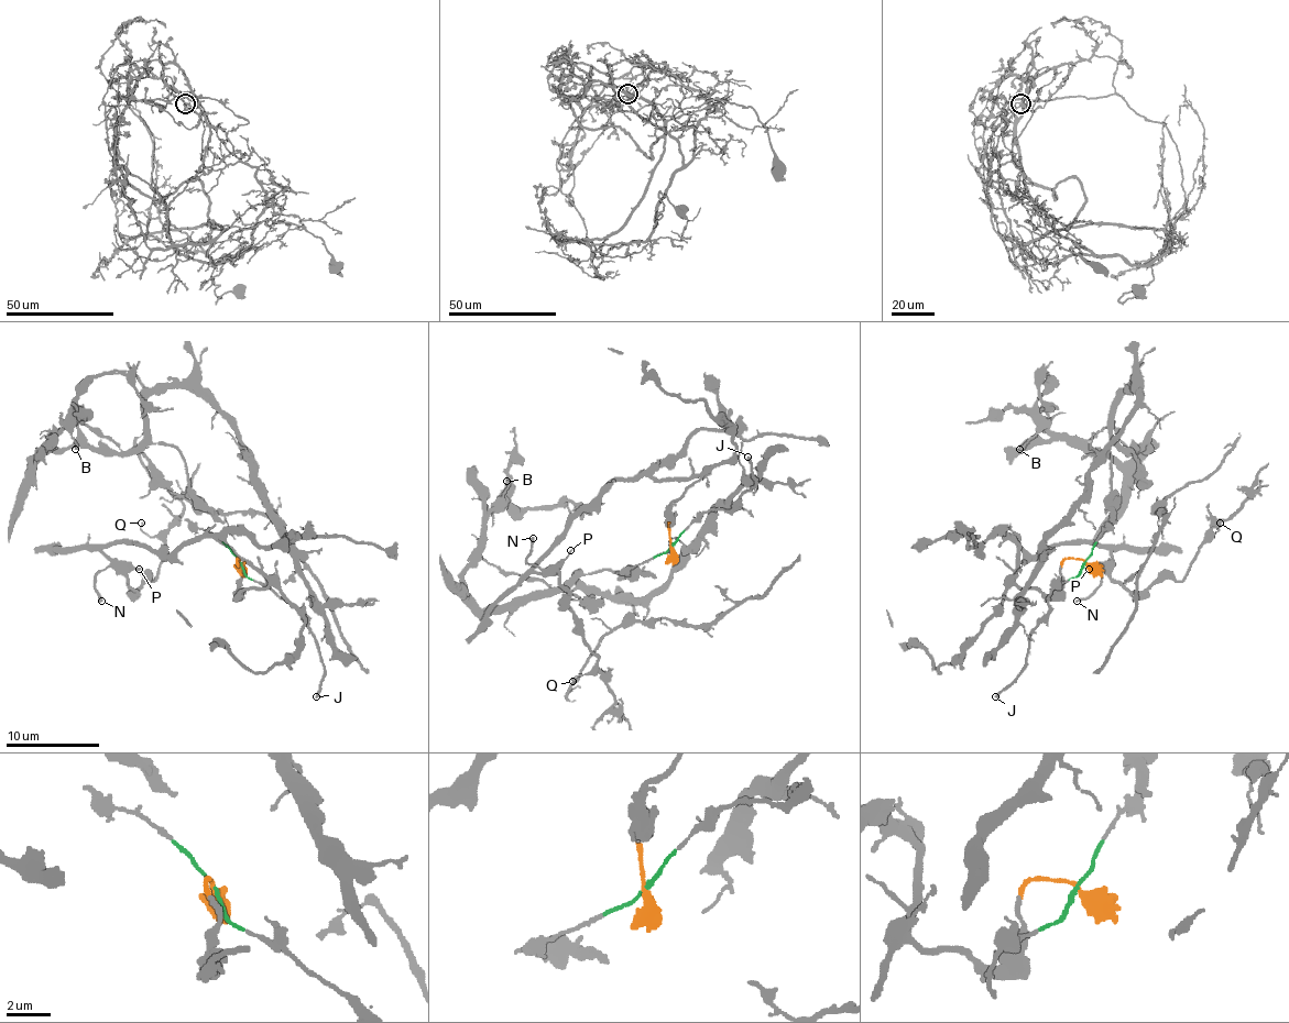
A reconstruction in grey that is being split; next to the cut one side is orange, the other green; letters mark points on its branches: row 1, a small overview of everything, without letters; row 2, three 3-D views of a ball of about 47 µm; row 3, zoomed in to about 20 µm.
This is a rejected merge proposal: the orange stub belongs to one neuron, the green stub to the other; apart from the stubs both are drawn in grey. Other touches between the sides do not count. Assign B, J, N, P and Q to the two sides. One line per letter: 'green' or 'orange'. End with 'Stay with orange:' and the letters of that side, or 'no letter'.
B: green
J: green
N: orange
P: orange
Q: orange
Stay with orange: N, P, Q

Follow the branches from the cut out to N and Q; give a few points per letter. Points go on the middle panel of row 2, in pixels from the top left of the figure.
N: (672, 547), (669, 507), (699, 476), (613, 479), (534, 570), (541, 572), (527, 563), (534, 537)
Q: (672, 547), (669, 507), (699, 479), (641, 474), (601, 491), (534, 570), (557, 572), (599, 661), (574, 682)

